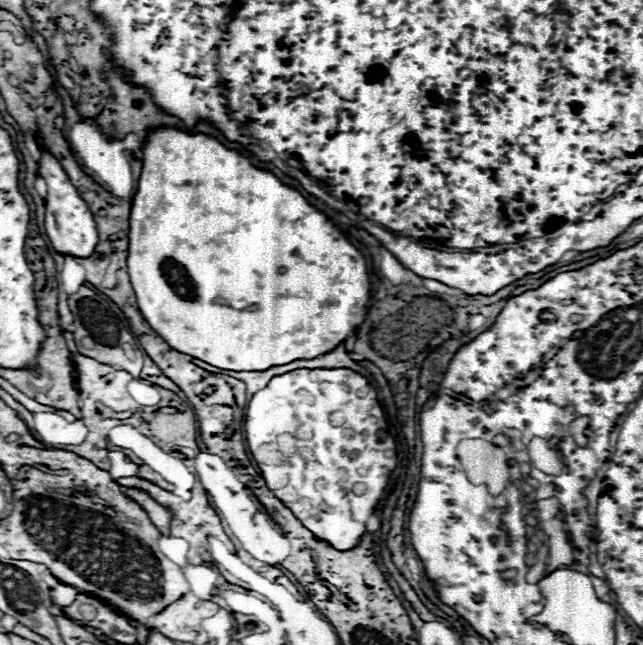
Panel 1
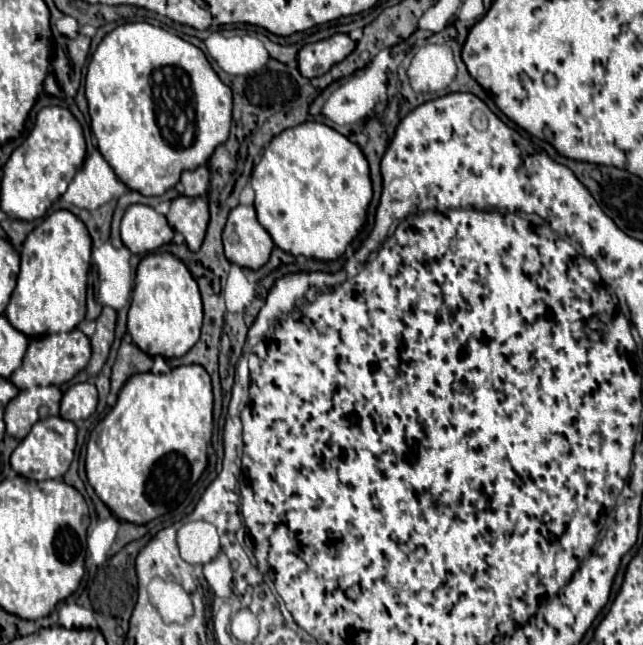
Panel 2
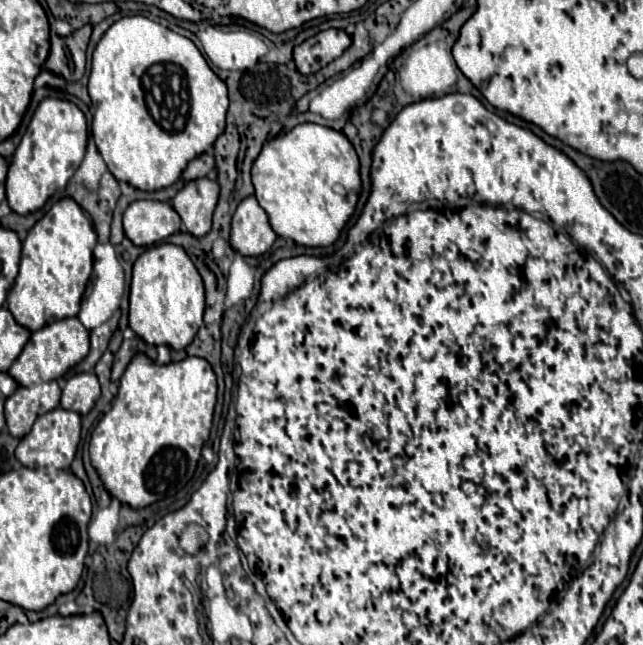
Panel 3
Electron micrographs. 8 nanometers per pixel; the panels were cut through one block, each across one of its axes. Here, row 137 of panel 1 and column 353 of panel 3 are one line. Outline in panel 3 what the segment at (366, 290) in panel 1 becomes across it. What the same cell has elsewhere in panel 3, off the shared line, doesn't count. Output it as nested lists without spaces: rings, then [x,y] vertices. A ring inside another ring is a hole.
[[[298,124],[264,144],[252,164],[252,182],[256,186],[258,204],[266,210],[270,226],[278,236],[302,246],[330,246],[338,240],[344,224],[354,212],[360,190],[358,168],[358,156],[342,132],[320,124]]]

